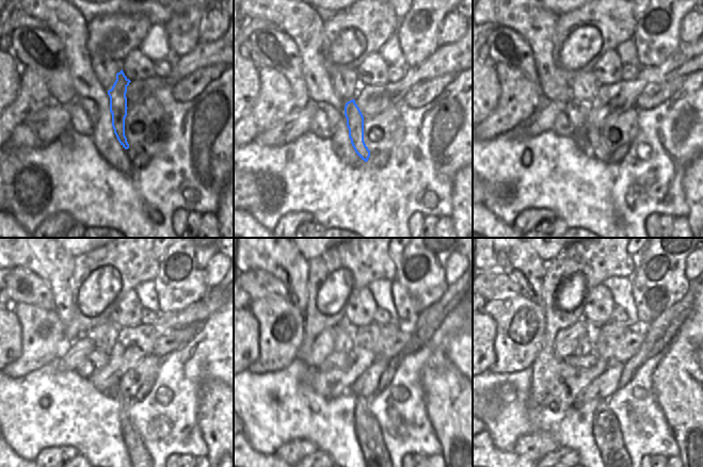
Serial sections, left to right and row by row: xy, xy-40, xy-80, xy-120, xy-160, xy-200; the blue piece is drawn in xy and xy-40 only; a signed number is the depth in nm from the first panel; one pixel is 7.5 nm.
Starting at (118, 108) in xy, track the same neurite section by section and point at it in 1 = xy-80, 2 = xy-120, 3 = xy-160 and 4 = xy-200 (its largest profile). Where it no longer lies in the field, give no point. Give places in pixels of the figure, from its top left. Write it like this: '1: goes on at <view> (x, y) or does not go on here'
1: goes on at xy-80 (600, 151)
2: goes on at xy-120 (125, 400)
3: goes on at xy-160 (367, 430)
4: goes on at xy-200 (606, 430)

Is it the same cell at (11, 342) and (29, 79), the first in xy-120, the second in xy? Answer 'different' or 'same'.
different

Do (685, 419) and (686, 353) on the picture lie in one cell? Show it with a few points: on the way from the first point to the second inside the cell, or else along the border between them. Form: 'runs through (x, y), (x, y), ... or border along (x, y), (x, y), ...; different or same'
runs through (685, 403), (685, 369); same

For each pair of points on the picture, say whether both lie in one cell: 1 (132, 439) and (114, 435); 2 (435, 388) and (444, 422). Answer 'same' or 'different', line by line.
1: different
2: same

